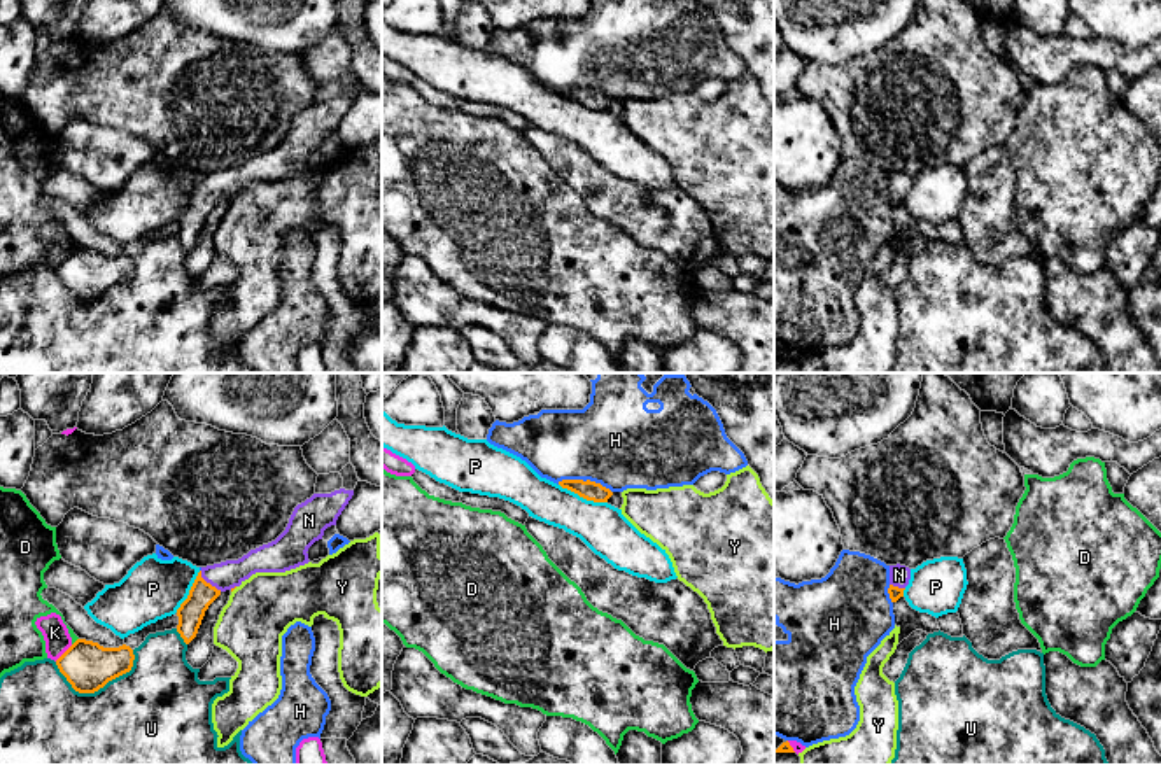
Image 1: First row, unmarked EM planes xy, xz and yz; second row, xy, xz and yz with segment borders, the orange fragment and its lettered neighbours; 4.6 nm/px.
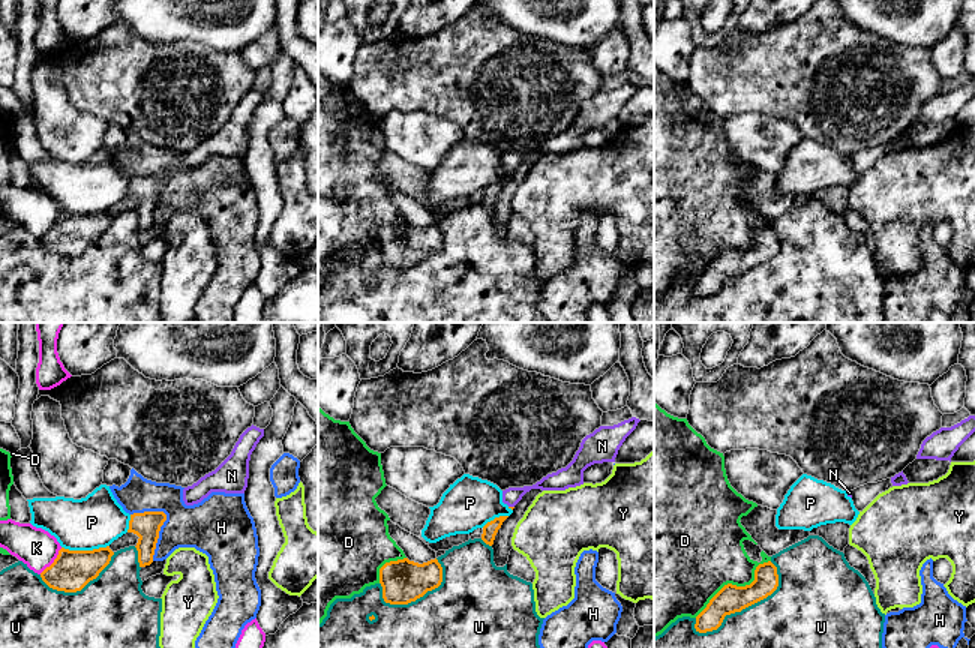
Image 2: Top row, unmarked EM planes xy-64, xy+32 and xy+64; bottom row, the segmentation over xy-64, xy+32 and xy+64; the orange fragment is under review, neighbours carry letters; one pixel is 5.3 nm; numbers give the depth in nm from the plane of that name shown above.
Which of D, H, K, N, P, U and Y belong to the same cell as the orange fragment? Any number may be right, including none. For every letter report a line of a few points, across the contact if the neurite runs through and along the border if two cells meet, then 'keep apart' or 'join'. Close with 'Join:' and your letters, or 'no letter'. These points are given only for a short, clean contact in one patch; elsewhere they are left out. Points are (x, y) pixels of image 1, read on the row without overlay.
D: keep apart
H: keep apart
K: xy (72, 252), (55, 268) | keep apart
N: xy (202, 202), (209, 191), (226, 182) | join
P: xz (559, 91), (587, 107), (606, 111) | keep apart
U: keep apart
Y: xy (237, 195), (232, 200) | keep apart
Join: N

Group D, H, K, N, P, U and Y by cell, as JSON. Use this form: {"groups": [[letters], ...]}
{"groups": [["D"], ["H"], ["K"], ["N"], ["P"], ["U"], ["Y"]]}

